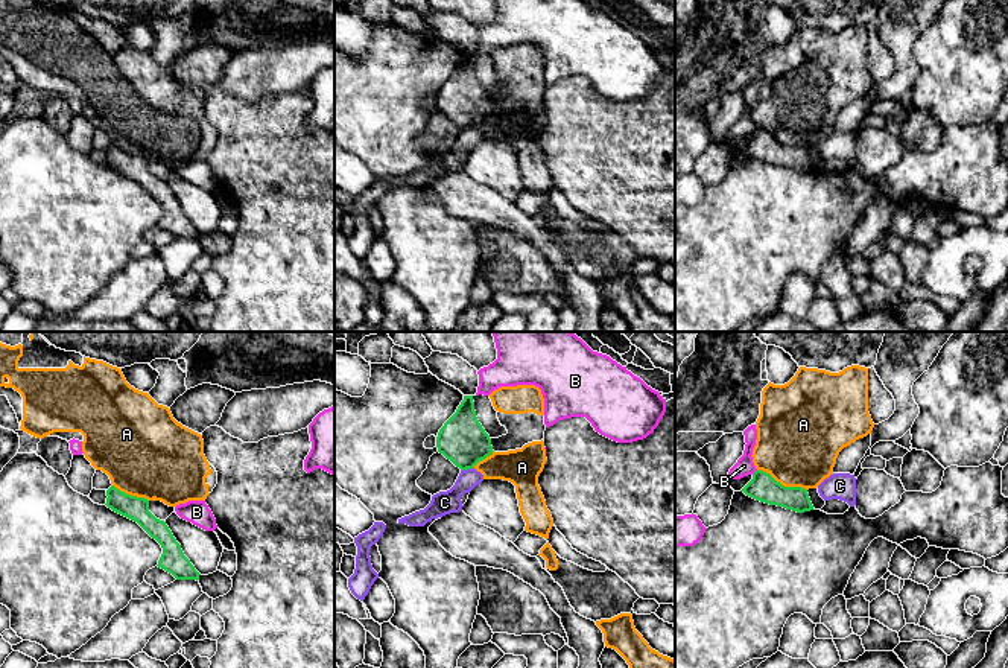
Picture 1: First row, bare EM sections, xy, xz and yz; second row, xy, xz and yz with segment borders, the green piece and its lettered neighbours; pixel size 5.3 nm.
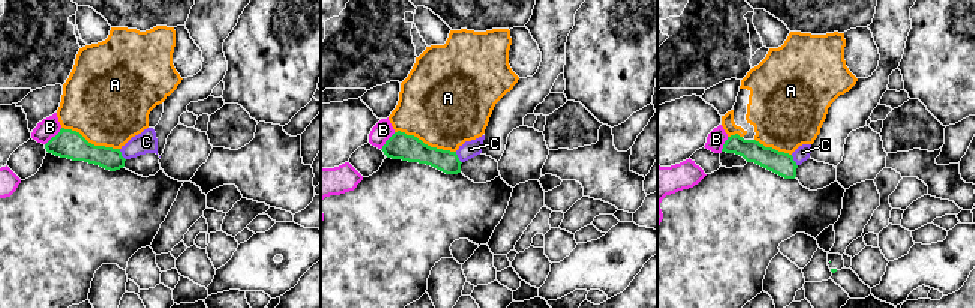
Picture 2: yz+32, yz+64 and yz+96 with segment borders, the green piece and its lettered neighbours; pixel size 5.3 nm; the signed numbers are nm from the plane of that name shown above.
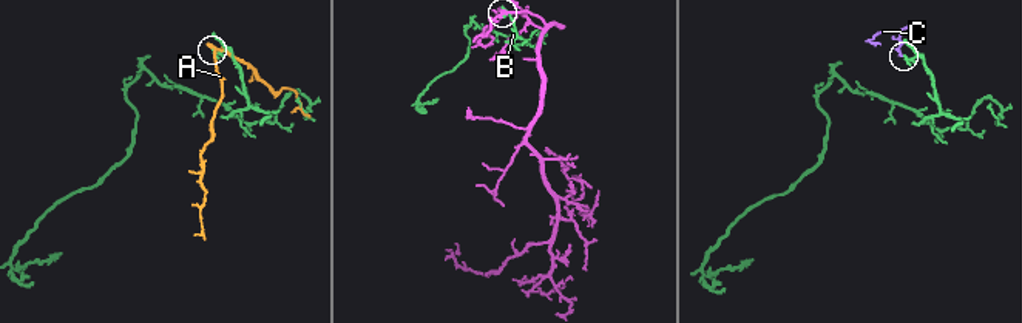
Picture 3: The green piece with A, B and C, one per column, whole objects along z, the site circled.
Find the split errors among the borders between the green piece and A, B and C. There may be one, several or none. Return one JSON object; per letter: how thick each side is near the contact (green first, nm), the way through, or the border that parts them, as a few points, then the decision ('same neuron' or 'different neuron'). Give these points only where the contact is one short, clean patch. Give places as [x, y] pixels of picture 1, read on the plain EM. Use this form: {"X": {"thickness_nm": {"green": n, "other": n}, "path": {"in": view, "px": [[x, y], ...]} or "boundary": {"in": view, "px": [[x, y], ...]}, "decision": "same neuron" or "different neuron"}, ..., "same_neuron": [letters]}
{"A": {"thickness_nm": {"green": 150, "other": 440}, "decision": "different neuron"}, "B": {"thickness_nm": {"green": 150, "other": 90}, "boundary": {"in": "yz", "px": [[756, 128], [751, 133]]}, "decision": "different neuron"}, "C": {"thickness_nm": {"green": 260, "other": 130}, "boundary": {"in": "xz", "px": [[473, 127], [461, 130]]}, "decision": "different neuron"}, "same_neuron": []}

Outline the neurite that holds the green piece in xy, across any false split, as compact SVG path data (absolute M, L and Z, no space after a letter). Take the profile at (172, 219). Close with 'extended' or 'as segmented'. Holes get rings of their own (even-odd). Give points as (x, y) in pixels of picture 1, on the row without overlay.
M114 145L106 149L106 155L105 164L108 167L137 181L152 198L161 204L163 213L158 219L158 227L172 233L176 239L199 239L201 233L184 215L181 204L176 201L166 181L157 178L149 170L147 158L126 154Z; as segmented

